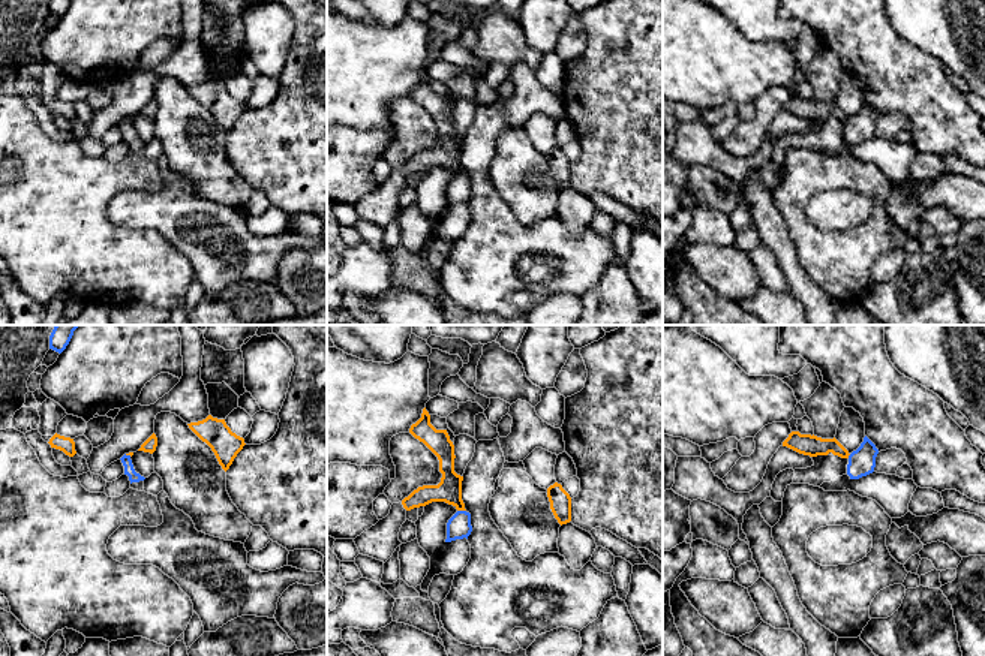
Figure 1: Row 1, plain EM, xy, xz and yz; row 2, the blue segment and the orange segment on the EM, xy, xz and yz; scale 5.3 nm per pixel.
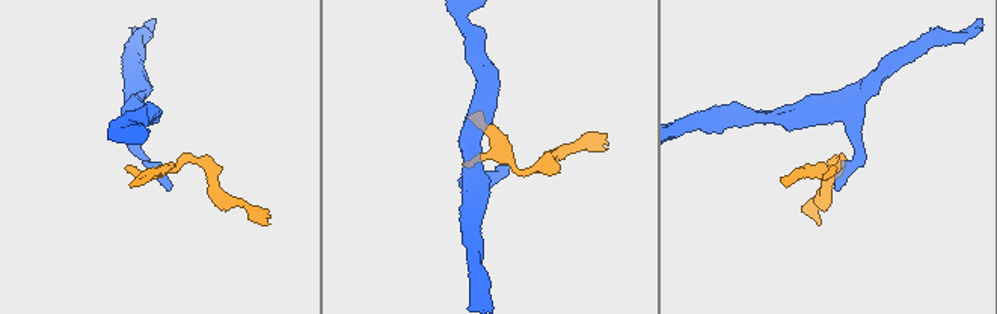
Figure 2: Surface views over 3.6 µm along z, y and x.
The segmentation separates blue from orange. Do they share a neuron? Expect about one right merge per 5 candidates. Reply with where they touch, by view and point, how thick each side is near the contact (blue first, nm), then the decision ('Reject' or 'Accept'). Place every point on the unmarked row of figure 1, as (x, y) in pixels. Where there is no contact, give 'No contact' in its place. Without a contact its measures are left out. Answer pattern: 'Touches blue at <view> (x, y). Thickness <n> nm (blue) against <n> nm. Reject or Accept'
Touches blue at xz (462, 175). Thickness 130 nm (blue) against 140 nm. Reject

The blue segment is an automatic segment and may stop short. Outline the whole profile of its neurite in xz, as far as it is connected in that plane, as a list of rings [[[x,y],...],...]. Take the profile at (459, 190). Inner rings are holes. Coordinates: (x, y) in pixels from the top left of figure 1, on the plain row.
[[[457,175],[447,187],[447,204],[445,207],[451,207],[456,204],[463,204],[471,199],[471,178],[466,175]]]

